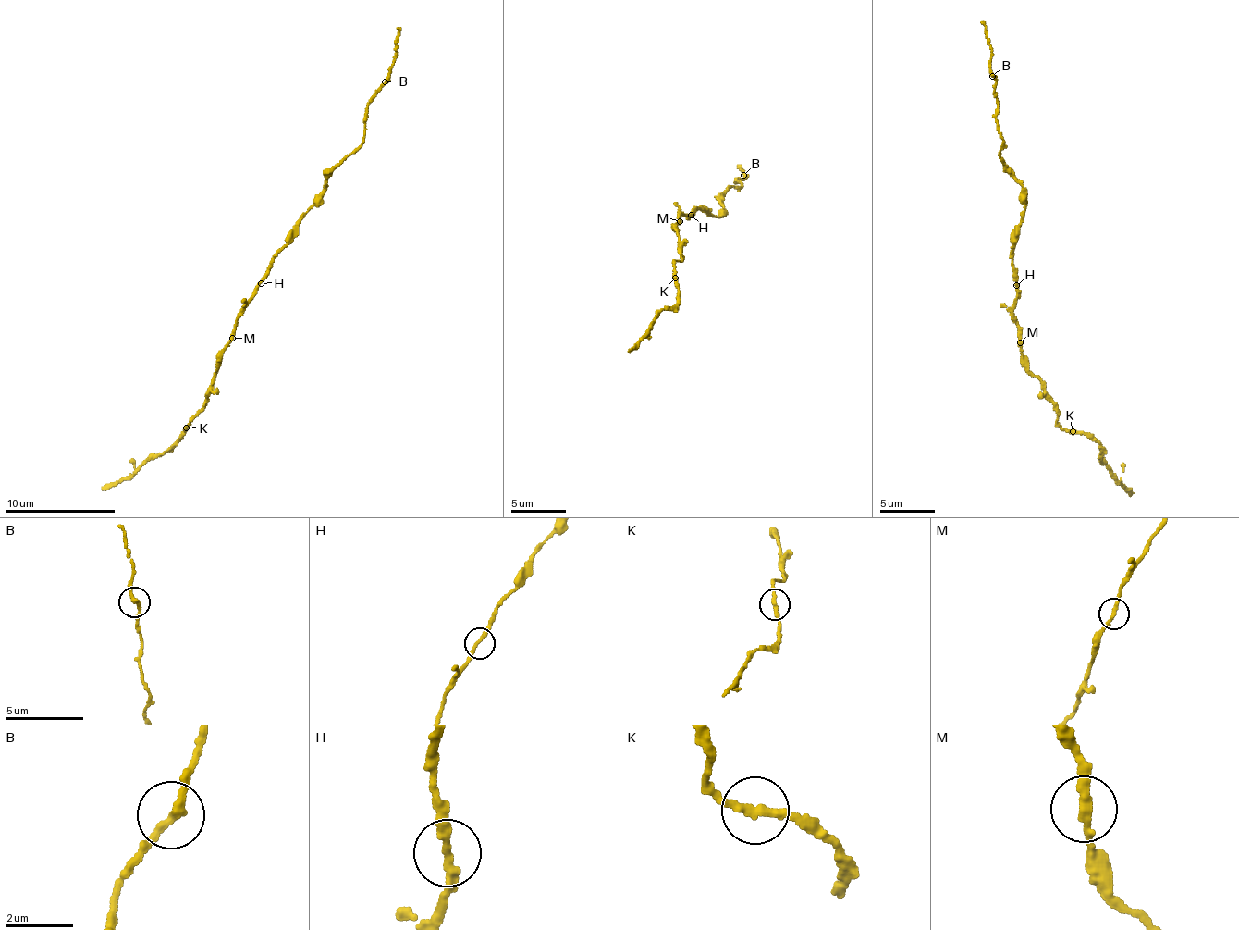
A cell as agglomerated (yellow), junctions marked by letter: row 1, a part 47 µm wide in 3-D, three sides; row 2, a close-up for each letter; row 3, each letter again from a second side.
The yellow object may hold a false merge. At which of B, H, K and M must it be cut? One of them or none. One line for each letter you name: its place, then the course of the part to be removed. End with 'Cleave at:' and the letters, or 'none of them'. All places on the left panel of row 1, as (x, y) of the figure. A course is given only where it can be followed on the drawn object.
Cleave at: none of them

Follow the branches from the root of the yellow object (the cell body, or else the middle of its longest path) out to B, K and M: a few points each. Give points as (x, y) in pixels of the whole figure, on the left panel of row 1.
B: (261, 280), (271, 258), (287, 241), (287, 233), (326, 184), (329, 173), (362, 142), (366, 106), (385, 81)
K: (261, 280), (252, 299), (235, 321), (235, 332), (228, 346), (222, 352), (221, 363), (203, 406), (185, 427)
M: (261, 280), (252, 299), (235, 321), (232, 338)

